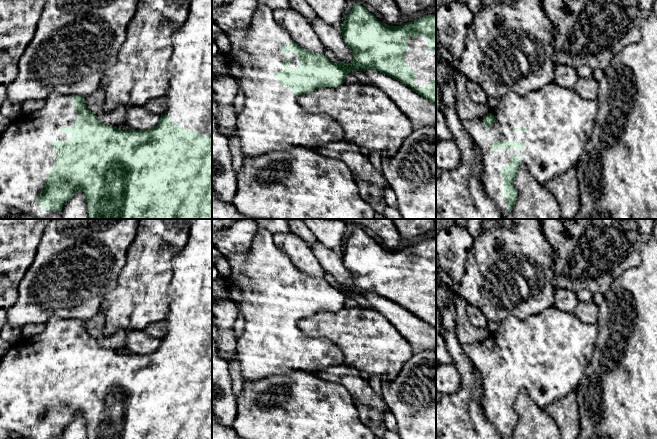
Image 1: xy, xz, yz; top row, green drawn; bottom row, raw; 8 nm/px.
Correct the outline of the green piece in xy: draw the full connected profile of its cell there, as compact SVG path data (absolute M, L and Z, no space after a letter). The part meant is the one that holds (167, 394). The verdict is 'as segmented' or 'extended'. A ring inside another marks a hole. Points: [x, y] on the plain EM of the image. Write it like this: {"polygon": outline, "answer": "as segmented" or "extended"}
{"polygon": "M193 219L187 243L172 259L172 270L169 313L163 321L167 331L155 352L121 354L104 348L87 332L84 321L56 316L45 322L42 333L22 338L13 344L0 358L0 439L9 439L12 433L20 439L51 439L60 436L63 428L77 413L84 418L88 439L212 439L212 219Z", "answer": "extended"}

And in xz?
{"polygon": "M356 227L340 250L344 266L354 282L348 287L334 287L323 277L313 277L301 272L273 241L273 234L258 229L247 252L225 256L230 265L230 275L221 281L227 287L230 300L236 302L239 314L245 320L244 330L237 341L237 363L244 381L255 382L269 376L289 375L302 370L316 374L319 370L344 364L341 349L324 337L311 337L298 327L298 321L320 311L338 311L345 306L345 300L353 294L373 293L384 297L411 312L417 318L436 329L436 238L423 240L402 250L389 250L380 246L361 228Z", "answer": "extended"}

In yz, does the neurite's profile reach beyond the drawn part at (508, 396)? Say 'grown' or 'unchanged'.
grown

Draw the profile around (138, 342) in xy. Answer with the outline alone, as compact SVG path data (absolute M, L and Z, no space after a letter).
M143 331L127 332L125 349L135 354L150 354L155 352L161 342L161 338L155 338Z

